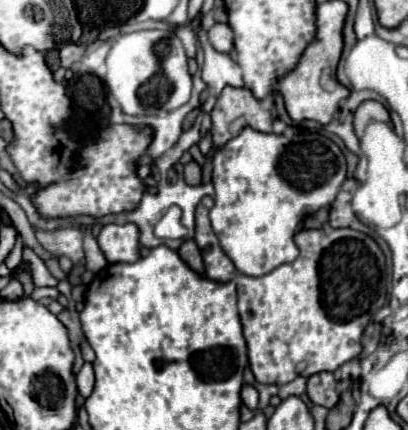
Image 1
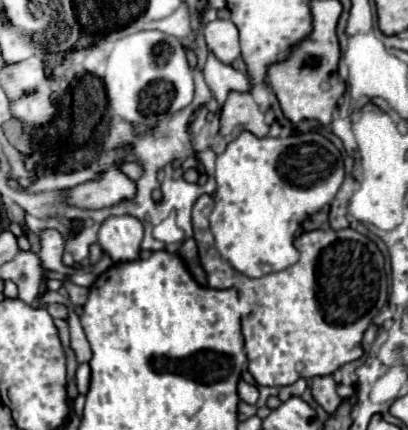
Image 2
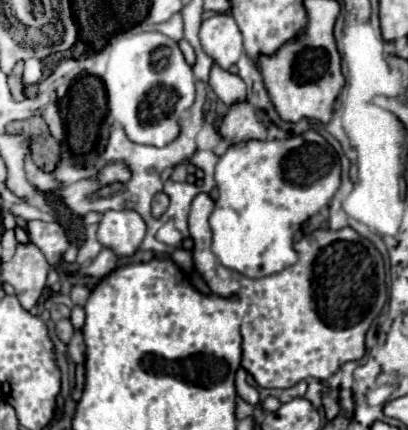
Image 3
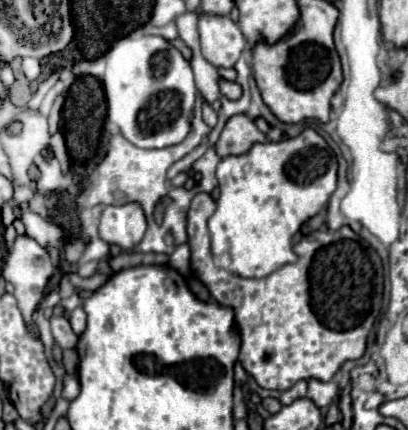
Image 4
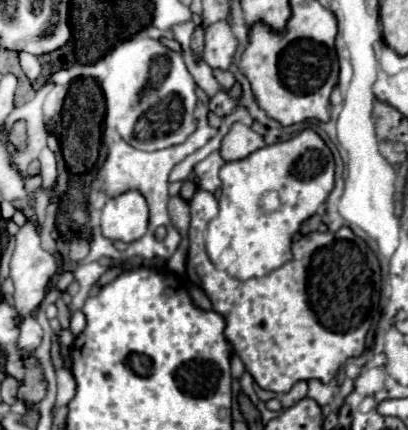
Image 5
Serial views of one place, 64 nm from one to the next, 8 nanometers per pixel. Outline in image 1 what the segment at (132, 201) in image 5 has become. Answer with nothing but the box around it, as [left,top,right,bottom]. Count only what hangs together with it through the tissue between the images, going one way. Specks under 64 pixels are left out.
[98,224,140,264]

